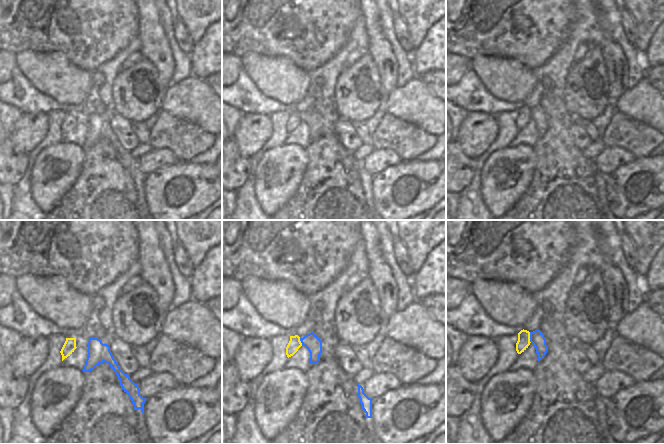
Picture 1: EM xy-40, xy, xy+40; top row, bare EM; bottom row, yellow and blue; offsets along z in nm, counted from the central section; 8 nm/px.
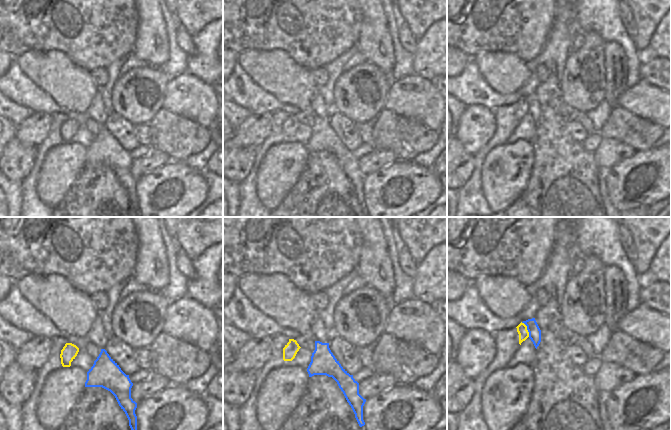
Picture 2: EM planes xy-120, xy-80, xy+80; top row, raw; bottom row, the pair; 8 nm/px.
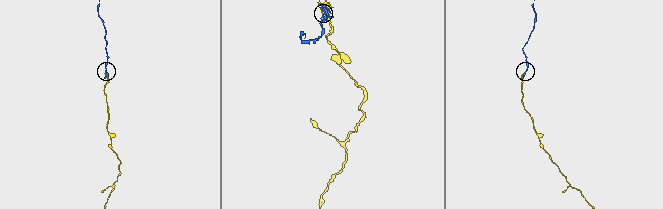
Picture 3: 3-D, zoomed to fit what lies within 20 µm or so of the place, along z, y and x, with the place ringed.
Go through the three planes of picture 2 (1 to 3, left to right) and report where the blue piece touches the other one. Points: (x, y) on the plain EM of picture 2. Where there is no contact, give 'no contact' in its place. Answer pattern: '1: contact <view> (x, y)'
1: no contact
2: no contact
3: contact xy+80 (526, 105)

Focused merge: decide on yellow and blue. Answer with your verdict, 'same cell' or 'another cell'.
same cell

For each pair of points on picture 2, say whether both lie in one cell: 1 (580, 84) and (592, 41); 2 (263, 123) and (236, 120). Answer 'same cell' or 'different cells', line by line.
1: same cell
2: different cells

